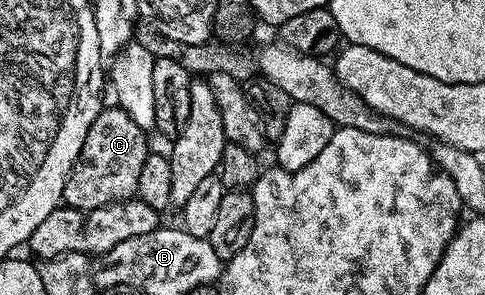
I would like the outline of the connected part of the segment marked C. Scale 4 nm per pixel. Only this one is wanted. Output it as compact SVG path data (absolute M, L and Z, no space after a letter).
M111 104L103 108L96 120L92 120L80 156L66 177L62 202L74 210L88 211L135 197L140 184L140 168L144 168L148 153L146 138L147 131L142 130L121 106Z

